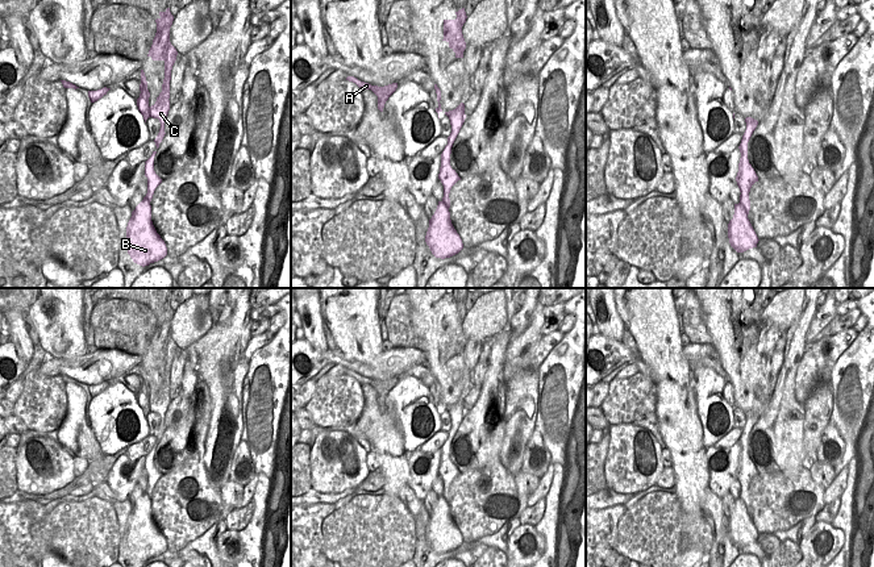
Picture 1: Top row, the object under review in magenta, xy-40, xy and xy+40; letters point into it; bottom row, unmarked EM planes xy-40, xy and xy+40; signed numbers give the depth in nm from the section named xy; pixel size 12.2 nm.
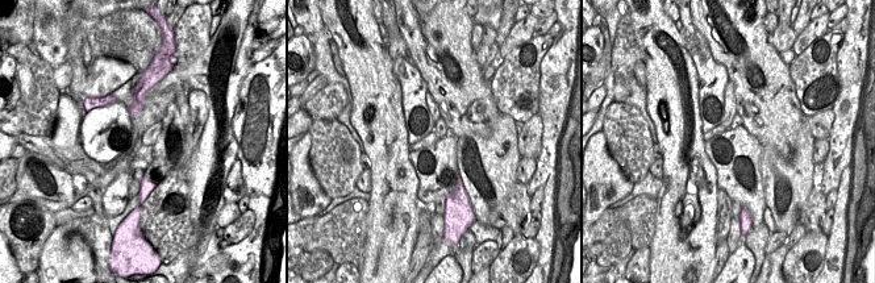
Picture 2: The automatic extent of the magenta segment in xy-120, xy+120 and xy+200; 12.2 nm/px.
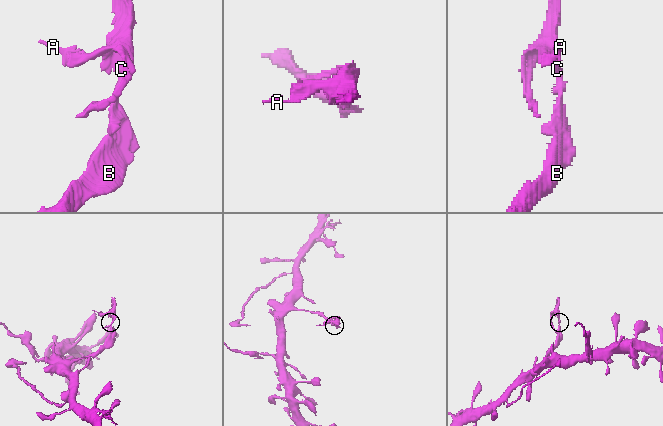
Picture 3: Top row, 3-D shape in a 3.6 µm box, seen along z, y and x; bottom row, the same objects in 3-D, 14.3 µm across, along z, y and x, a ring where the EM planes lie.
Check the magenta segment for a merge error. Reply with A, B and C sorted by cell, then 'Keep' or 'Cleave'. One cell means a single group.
Groups: A C / B. Cleave.

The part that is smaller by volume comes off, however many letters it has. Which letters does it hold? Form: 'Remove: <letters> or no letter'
Remove: A, C

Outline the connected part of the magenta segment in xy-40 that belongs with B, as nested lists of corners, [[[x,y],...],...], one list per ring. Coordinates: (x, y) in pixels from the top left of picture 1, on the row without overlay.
[[[150,468],[147,474],[147,488],[132,506],[126,521],[126,545],[134,558],[145,562],[158,556],[167,550],[165,535],[157,528],[151,516],[151,500],[155,483],[162,474]]]

